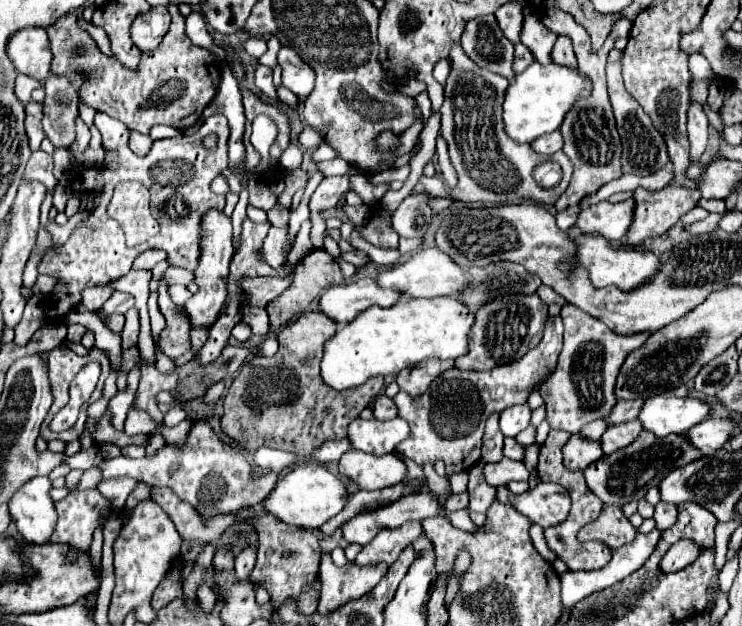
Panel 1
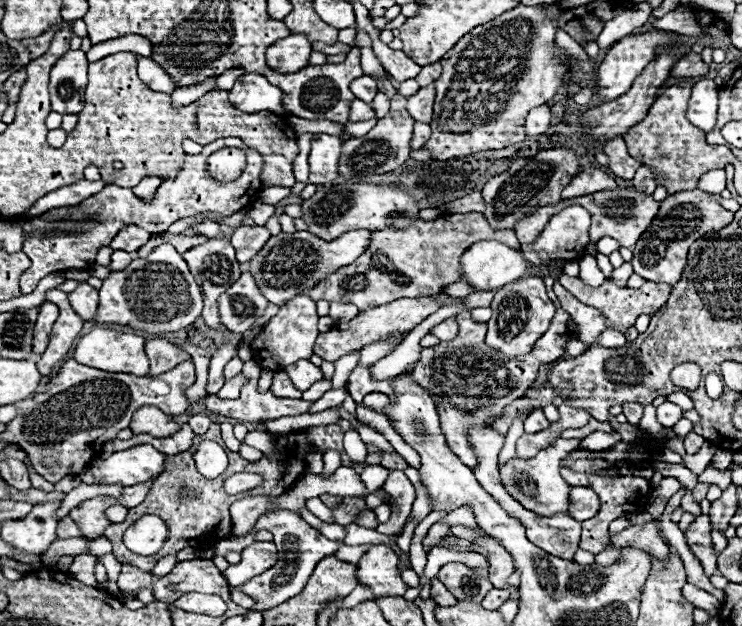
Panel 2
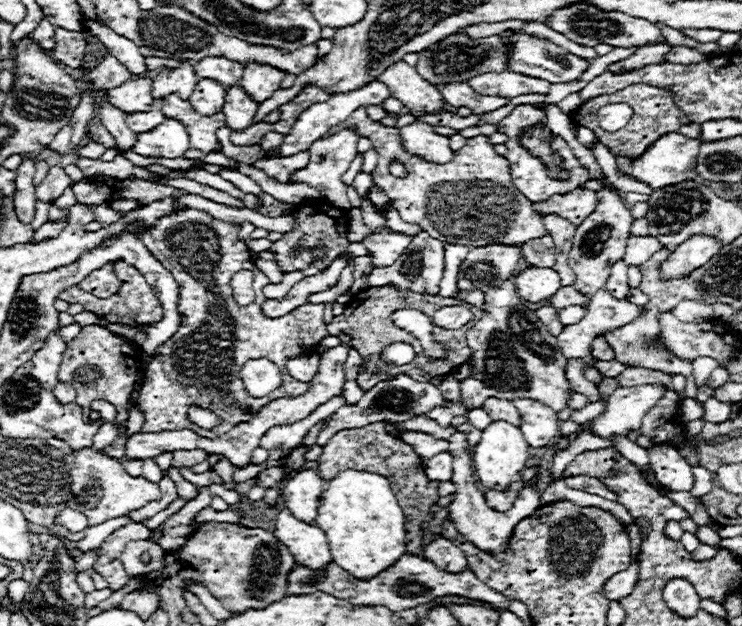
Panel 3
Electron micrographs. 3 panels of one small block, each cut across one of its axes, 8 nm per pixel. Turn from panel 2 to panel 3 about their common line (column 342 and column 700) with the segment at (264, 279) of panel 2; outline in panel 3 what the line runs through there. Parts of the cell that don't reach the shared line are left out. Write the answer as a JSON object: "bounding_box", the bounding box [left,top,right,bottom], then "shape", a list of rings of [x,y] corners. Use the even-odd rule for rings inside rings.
{"bounding_box":[662,234,722,278],"shape":[[[706,234],[692,236],[674,250],[674,254],[670,256],[670,262],[662,266],[662,274],[666,274],[666,278],[690,274],[690,270],[704,266],[714,254],[718,254],[720,248],[722,244],[712,236],[706,236]]]}

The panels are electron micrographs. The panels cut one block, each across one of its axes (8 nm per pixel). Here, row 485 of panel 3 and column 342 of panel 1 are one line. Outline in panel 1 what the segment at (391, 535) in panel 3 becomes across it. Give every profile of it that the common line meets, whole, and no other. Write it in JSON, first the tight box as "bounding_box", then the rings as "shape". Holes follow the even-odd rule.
{"bounding_box":[322,296,474,390],"shape":[[[456,296],[400,300],[390,308],[372,306],[326,342],[322,378],[334,390],[344,390],[360,386],[372,376],[396,376],[400,370],[428,358],[464,356],[470,352],[472,326],[474,312]]]}

